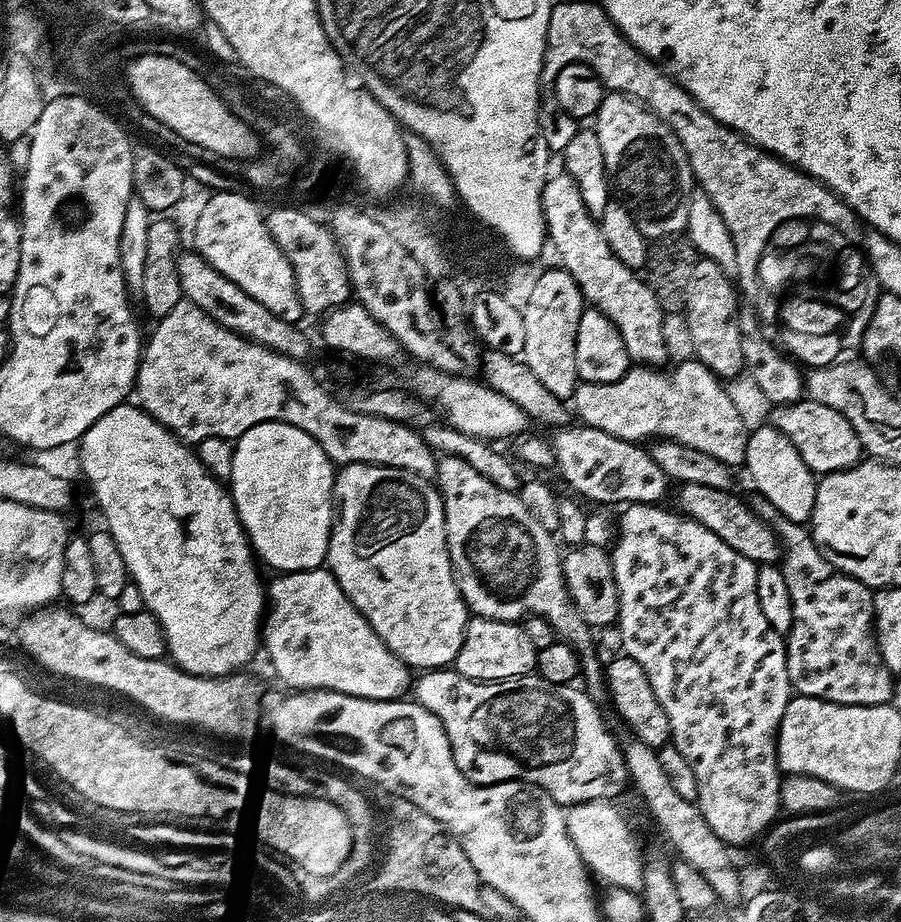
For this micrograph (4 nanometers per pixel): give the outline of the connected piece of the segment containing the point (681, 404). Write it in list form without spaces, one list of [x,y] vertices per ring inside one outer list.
[[[696,358],[677,363],[673,368],[673,372],[668,373],[660,372],[664,370],[653,370],[648,366],[632,366],[624,376],[614,382],[577,383],[576,393],[570,398],[575,419],[587,428],[606,430],[606,434],[614,434],[614,438],[633,442],[644,442],[647,436],[662,440],[677,440],[686,446],[694,446],[694,450],[703,450],[705,454],[718,458],[718,462],[726,462],[729,466],[743,465],[750,431],[743,425],[742,415],[731,402],[727,387],[720,377],[715,376]]]

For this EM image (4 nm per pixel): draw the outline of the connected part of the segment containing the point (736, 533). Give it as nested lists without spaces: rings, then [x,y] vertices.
[[[686,484],[679,489],[679,511],[702,526],[714,530],[730,550],[738,550],[746,558],[750,558],[757,566],[761,564],[776,564],[781,559],[782,549],[776,538],[776,531],[764,520],[761,520],[747,503],[743,504],[731,491],[719,492],[710,486]]]

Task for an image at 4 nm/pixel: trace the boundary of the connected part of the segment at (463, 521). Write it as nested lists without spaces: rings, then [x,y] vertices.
[[[440,456],[436,462],[435,479],[438,481],[440,497],[444,503],[444,525],[448,553],[452,559],[452,571],[456,574],[456,585],[466,602],[472,616],[485,616],[491,620],[510,620],[520,622],[529,616],[541,616],[553,633],[561,641],[572,645],[580,658],[580,676],[585,680],[587,691],[596,694],[606,684],[606,668],[596,657],[596,648],[592,645],[593,629],[578,614],[573,606],[568,588],[564,584],[564,562],[562,548],[557,537],[541,526],[526,510],[522,498],[515,492],[498,490],[494,482],[486,482],[470,462],[457,456]]]

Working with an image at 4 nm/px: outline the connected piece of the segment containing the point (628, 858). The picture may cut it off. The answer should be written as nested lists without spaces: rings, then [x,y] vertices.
[[[591,800],[569,805],[564,822],[567,834],[593,877],[605,880],[613,888],[639,889],[644,882],[642,855],[623,816],[611,801]]]

